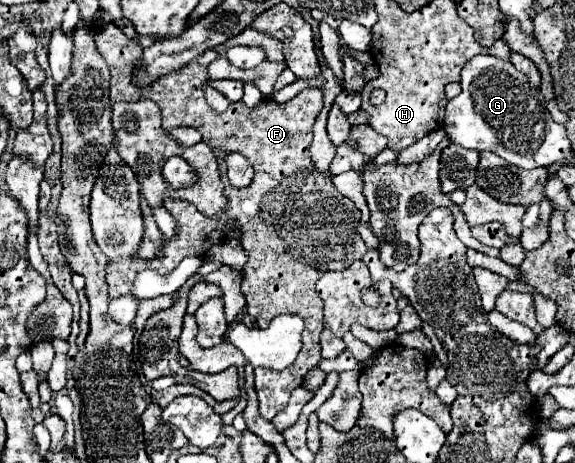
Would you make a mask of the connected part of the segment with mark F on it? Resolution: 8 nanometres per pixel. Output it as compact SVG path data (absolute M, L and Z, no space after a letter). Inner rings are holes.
M109 25L95 33L95 43L111 69L110 105L121 101L136 102L141 97L153 99L161 109L162 127L165 131L183 125L197 129L203 135L203 141L211 145L213 153L219 159L224 193L229 199L229 207L217 219L203 217L203 213L183 199L167 197L163 201L163 207L177 221L175 235L171 239L163 239L163 247L153 259L141 259L135 255L109 261L109 293L127 293L127 289L131 289L135 281L135 275L147 267L165 275L171 273L191 253L199 253L200 257L204 257L211 245L216 245L223 238L229 238L229 229L233 225L241 227L243 233L239 241L247 253L247 263L243 267L243 295L247 299L247 313L257 317L259 327L267 327L271 319L281 313L295 313L305 319L303 349L292 365L283 371L261 370L261 367L254 369L259 411L267 421L271 421L281 409L285 409L291 391L299 387L301 381L307 391L315 393L327 377L319 367L315 367L321 361L319 335L323 331L323 301L315 295L317 279L325 271L347 269L353 261L361 259L367 253L367 247L357 233L359 209L355 209L355 203L349 197L341 195L335 189L332 178L350 170L359 172L363 161L387 149L387 137L377 133L371 125L353 127L349 140L336 148L337 153L329 171L327 175L323 175L315 169L309 155L313 123L323 105L323 95L319 89L307 88L283 105L275 103L271 97L265 97L257 107L247 107L239 101L231 103L225 113L215 113L203 97L203 89L210 81L209 63L217 57L213 49L195 57L177 73L169 73L145 87L139 87L133 83L135 65L143 55L139 41L127 39L119 27ZM233 151L243 153L255 167L255 179L249 187L232 187L225 176L223 159L227 153Z

